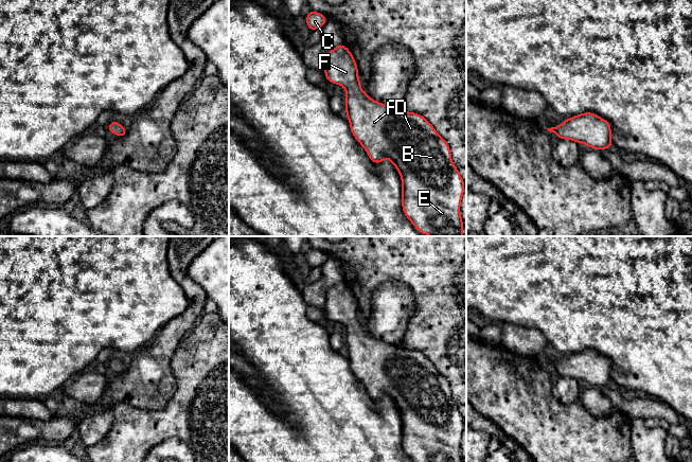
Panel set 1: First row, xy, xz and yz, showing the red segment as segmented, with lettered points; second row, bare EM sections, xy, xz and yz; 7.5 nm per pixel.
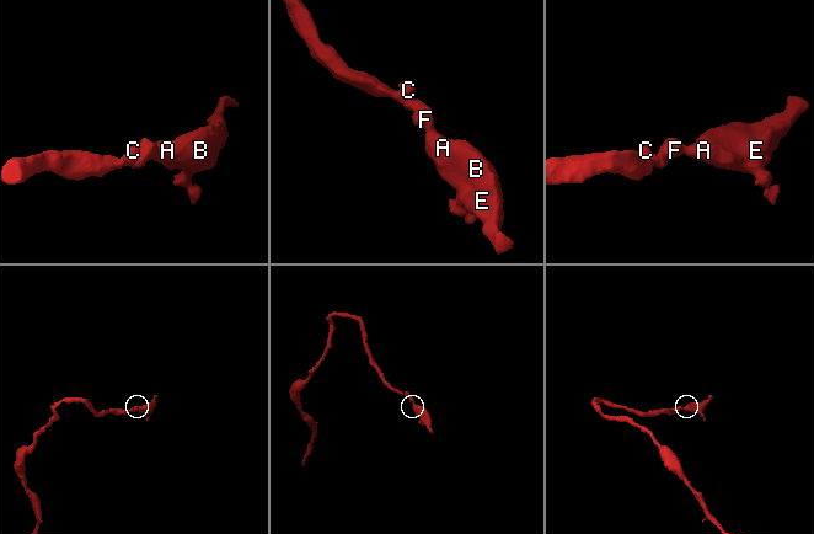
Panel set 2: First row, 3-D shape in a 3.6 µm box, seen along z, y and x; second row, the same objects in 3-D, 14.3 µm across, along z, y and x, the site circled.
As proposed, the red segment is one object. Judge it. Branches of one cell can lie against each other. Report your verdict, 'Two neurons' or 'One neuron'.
One neuron

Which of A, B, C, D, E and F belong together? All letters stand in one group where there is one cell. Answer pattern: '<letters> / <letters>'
A B C D E F

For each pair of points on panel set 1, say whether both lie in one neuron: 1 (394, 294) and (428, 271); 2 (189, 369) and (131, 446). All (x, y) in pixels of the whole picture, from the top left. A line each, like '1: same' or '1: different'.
1: different
2: same

